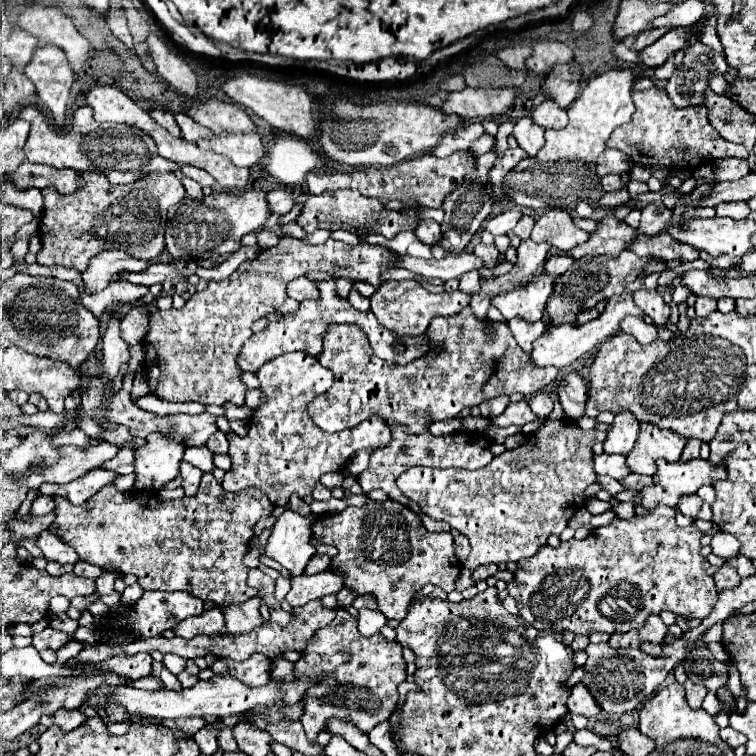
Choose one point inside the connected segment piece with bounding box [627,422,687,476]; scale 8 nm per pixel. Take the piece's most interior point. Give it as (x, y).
(653, 443)

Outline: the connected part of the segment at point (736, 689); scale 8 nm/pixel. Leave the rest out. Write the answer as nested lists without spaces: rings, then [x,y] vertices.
[[[730,657],[729,661],[730,661],[728,662],[729,680],[727,683],[727,688],[732,693],[735,701],[737,701],[737,699],[741,694],[742,685],[740,681],[739,672],[735,668],[735,664],[733,664],[733,658]]]

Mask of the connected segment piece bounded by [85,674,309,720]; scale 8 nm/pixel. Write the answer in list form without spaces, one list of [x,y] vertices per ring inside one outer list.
[[[215,674],[211,680],[199,680],[193,688],[181,690],[181,692],[171,692],[171,690],[137,690],[131,686],[109,686],[103,684],[91,692],[87,692],[85,704],[95,708],[95,706],[107,706],[109,702],[123,706],[131,716],[155,716],[161,720],[175,720],[181,716],[211,716],[211,718],[221,718],[221,716],[229,716],[229,714],[241,714],[245,710],[251,710],[259,704],[273,704],[277,700],[285,700],[287,704],[297,704],[305,690],[309,688],[309,682],[303,680],[293,680],[293,682],[285,682],[281,688],[277,688],[275,680],[271,680],[267,686],[261,688],[249,688],[245,686],[241,680],[229,676],[229,674]]]

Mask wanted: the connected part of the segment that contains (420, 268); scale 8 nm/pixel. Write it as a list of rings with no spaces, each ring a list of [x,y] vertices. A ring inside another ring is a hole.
[[[461,252],[461,254],[447,254],[441,260],[421,260],[421,258],[413,258],[409,254],[403,254],[395,260],[395,264],[399,268],[407,268],[415,274],[421,274],[425,278],[441,278],[441,280],[449,280],[449,278],[459,278],[463,272],[469,270],[479,270],[483,268],[483,262],[479,258],[475,258],[473,254]]]

